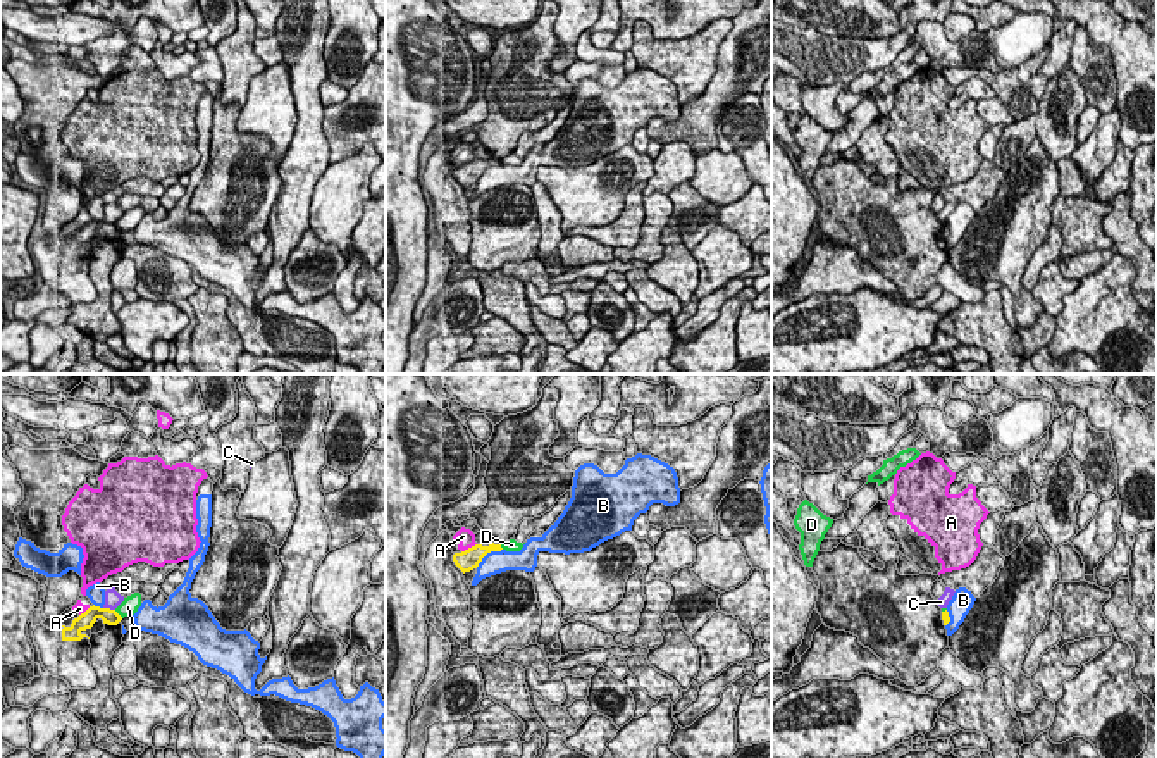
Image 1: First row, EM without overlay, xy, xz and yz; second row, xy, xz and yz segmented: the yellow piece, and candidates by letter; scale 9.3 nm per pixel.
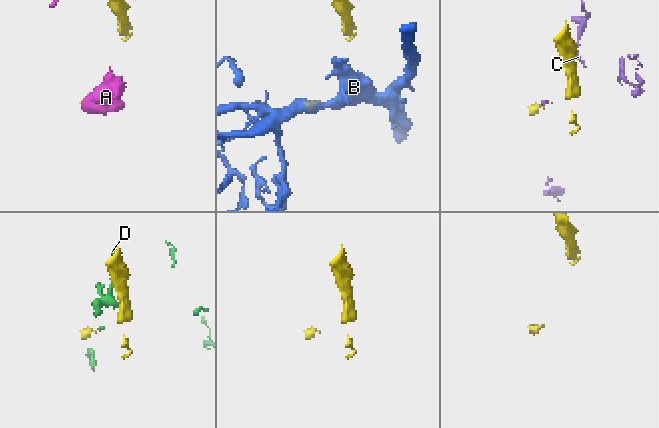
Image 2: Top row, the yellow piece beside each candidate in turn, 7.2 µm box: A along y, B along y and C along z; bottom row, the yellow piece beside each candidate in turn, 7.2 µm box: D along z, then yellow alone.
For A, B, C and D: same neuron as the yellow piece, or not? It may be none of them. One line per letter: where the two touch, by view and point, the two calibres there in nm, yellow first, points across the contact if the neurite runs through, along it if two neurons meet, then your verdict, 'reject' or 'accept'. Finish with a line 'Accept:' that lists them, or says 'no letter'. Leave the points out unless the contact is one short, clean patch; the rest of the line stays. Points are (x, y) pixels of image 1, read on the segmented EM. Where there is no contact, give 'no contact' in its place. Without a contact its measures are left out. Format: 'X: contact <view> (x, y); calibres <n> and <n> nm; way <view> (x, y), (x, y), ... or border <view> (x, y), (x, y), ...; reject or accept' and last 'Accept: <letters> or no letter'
A: contact xz (469, 548); calibres 200 and 160 nm; border xz (476, 543), (462, 552); reject
B: contact xz (488, 552); calibres 200 and 220 nm; border xz (501, 548), (491, 550), (476, 567); reject
C: contact xy (109, 608); calibres 140 and 160 nm; border xy (104, 607), (114, 610); reject
D: contact xy (117, 614); calibres 140 and 160 nm; border xy (114, 610), (123, 617); reject
Accept: no letter

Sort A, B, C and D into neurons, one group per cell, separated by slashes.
A / B / C / D

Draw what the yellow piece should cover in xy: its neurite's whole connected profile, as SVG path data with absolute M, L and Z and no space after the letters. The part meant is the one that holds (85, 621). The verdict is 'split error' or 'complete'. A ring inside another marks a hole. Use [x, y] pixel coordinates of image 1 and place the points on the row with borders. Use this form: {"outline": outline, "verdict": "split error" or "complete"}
{"outline": "M93 605L74 618L69 627L62 625L62 631L48 629L43 624L33 631L45 670L64 679L71 689L91 689L96 684L90 663L91 644L84 631L91 629L98 618L108 625L117 625L122 620L115 610Z", "verdict": "split error"}

